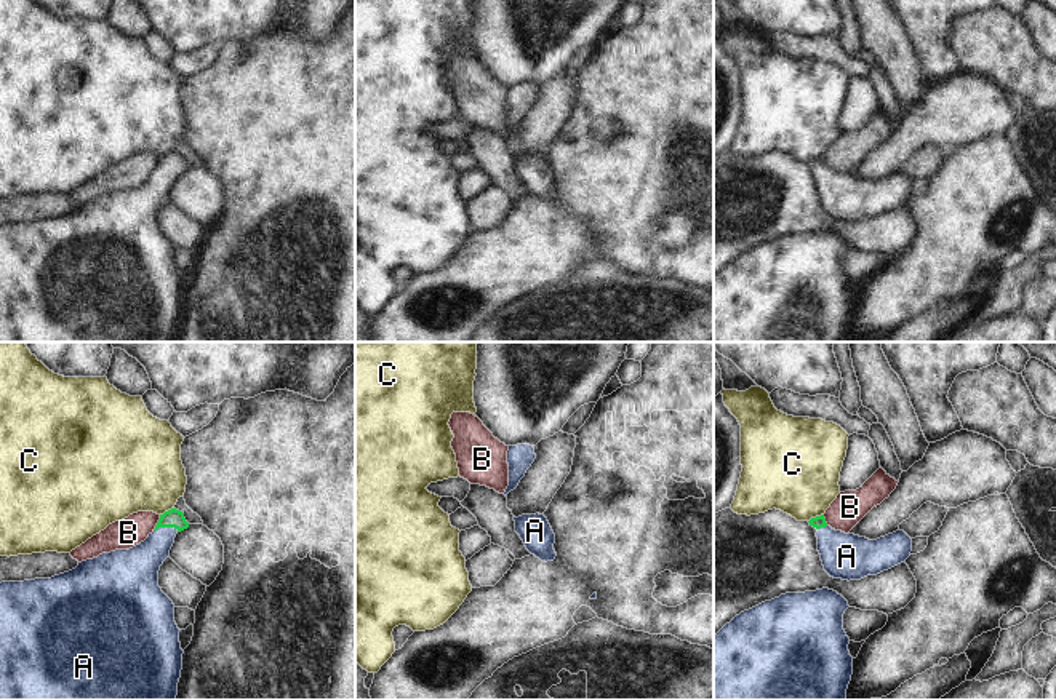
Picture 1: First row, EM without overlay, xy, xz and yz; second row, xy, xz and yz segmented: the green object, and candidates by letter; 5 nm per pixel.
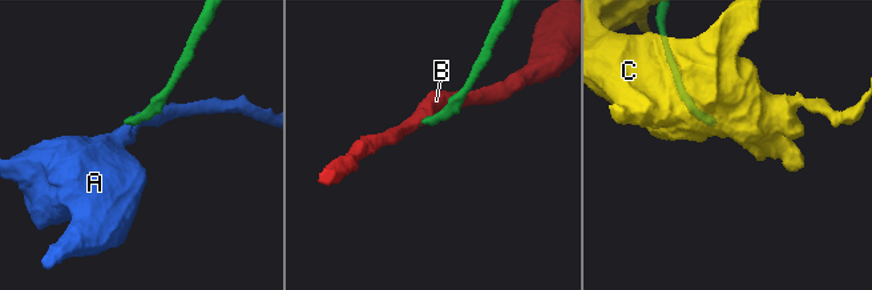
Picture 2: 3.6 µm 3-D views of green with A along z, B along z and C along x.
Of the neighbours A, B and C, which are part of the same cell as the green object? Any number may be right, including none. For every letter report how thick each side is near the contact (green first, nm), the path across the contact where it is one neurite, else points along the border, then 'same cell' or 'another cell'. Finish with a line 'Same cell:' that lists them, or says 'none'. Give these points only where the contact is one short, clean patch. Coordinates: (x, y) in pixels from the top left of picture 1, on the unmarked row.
A: 100/220 nm | across xy (173, 160), (165, 168), (162, 181), (138, 210) | same cell
B: 100/150 nm | along xy (160, 157), (152, 171) | another cell
C: 60/420 nm | along yz (823, 155), (808, 163) | another cell
Same cell: A

